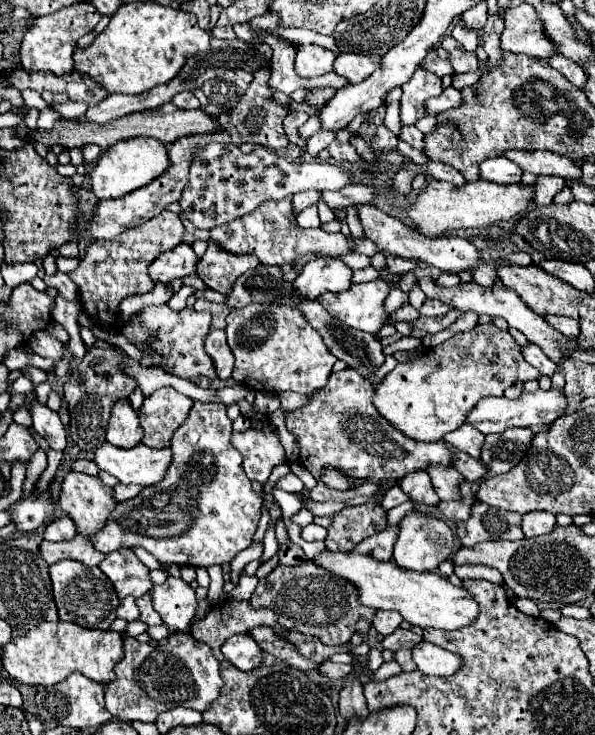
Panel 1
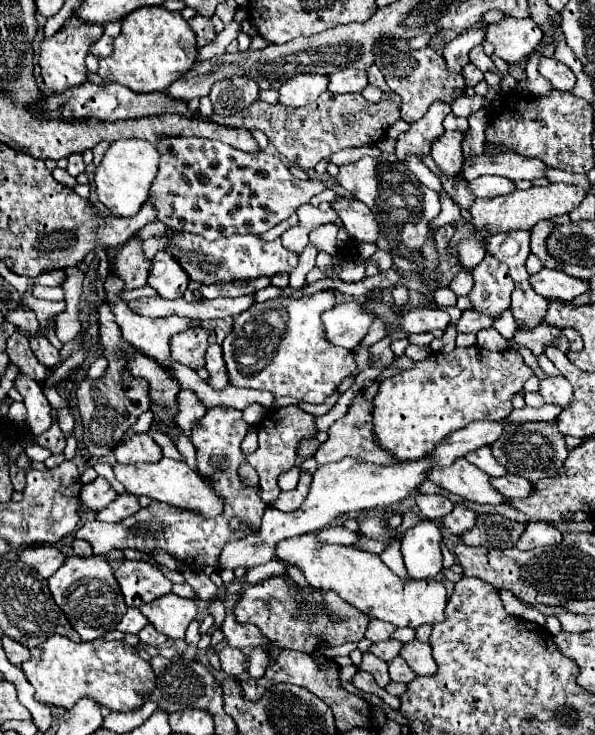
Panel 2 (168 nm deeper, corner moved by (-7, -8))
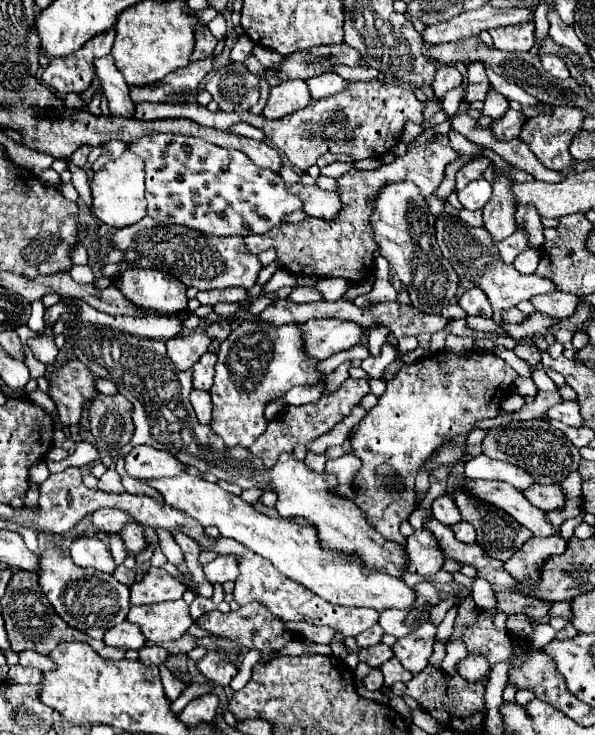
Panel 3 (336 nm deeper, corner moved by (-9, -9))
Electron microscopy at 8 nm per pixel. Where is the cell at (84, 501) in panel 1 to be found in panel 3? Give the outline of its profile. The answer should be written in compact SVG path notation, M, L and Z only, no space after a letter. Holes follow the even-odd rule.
M108 468L102 474L102 478L98 480L98 490L102 490L102 492L124 492L120 474L114 468Z

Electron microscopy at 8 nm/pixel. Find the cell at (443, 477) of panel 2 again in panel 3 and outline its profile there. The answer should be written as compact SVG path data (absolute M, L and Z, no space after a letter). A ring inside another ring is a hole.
M464 478L460 486L466 486L466 490L472 496L476 494L476 498L490 502L494 506L500 506L518 524L528 528L534 536L546 538L546 536L560 534L560 530L548 522L546 512L532 506L528 502L528 498L520 490L516 490L514 486L508 486L508 484L496 482L496 480L468 480L468 478Z

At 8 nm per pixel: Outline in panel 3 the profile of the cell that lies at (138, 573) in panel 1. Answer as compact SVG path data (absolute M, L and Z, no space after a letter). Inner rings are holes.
M150 568L148 574L132 584L130 602L132 604L158 604L166 600L180 600L186 586L174 578L166 568Z

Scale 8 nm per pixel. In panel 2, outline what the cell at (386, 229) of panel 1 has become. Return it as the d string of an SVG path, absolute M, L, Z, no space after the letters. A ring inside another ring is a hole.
M336 197L332 207L338 211L338 215L352 239L366 241L366 243L378 241L380 229L374 219L374 213L362 201L352 199L352 197Z

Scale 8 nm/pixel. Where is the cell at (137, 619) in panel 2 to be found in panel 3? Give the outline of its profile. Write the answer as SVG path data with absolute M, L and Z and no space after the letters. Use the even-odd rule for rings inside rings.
M122 622L120 626L114 626L104 634L104 644L112 648L124 648L124 650L140 650L140 646L146 644L144 634L140 634L140 626Z

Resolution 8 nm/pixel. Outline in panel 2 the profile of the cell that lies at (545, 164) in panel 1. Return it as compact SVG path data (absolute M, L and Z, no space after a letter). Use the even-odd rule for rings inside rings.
M500 153L496 157L478 155L464 161L462 167L466 181L472 181L480 175L502 175L502 177L510 177L512 181L520 181L520 179L534 181L538 177L544 177L546 171L548 167L542 165L542 161L534 157L522 157L518 153Z

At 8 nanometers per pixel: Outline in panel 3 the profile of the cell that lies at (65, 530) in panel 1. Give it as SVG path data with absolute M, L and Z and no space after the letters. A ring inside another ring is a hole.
M82 536L70 546L70 556L80 568L94 568L106 574L114 574L116 562L106 550L106 544L96 536Z

